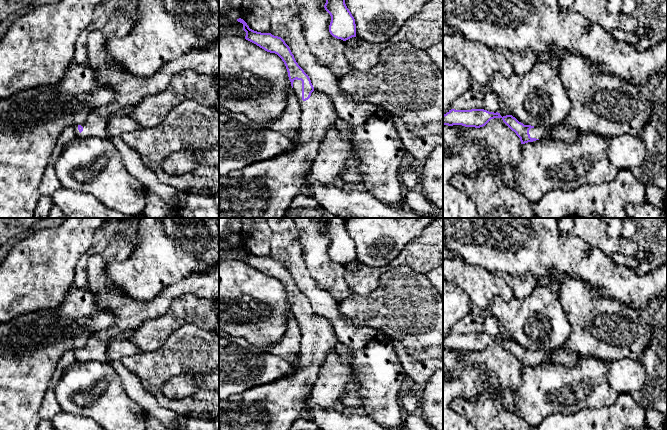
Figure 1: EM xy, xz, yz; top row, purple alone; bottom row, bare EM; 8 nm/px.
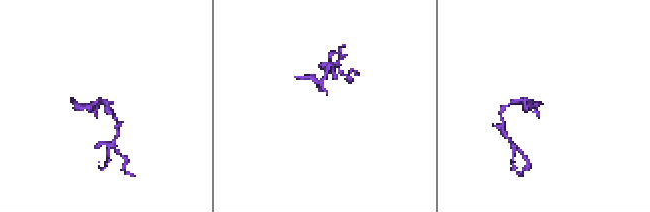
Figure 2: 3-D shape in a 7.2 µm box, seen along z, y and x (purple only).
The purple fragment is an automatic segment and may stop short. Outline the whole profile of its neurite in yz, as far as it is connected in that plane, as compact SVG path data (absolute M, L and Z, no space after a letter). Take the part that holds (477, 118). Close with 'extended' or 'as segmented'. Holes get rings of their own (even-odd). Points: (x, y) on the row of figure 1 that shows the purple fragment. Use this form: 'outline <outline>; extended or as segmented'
outline M451 109L443 115L443 125L462 125L465 127L480 128L494 118L501 118L503 122L520 138L521 144L544 138L547 132L552 129L551 126L534 127L531 125L524 125L512 115L502 117L498 112L489 112L484 109Z; extended

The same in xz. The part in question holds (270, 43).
outline M241 18L237 21L243 24L246 40L267 52L277 54L284 62L291 86L299 99L301 121L292 150L227 175L219 175L219 218L283 218L293 199L304 193L308 172L318 154L321 139L329 127L337 123L339 117L329 95L313 87L309 76L298 65L281 37L254 31Z; extended

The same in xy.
outline M118 10L103 27L88 34L86 65L93 70L100 84L113 89L115 100L91 111L85 123L74 126L74 130L81 139L95 136L111 140L120 152L127 170L144 185L147 192L156 194L177 211L185 206L188 194L160 182L134 149L120 137L113 137L108 133L107 126L111 115L123 112L126 107L134 106L150 95L162 92L175 74L186 69L215 77L219 73L219 41L206 49L185 53L166 63L150 77L140 77L129 73L106 53L106 44L110 40L128 35L132 28L130 20L131 17L125 10Z; extended

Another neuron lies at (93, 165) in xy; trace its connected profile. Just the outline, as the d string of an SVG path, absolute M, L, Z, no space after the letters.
M76 137L65 144L55 173L68 190L91 194L111 210L143 214L148 192L127 170L120 152L107 138Z

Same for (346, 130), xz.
M338 120L337 123L335 124L335 127L341 133L341 136L344 139L347 139L350 142L352 142L352 140L353 140L353 127L348 122L346 122L344 120Z

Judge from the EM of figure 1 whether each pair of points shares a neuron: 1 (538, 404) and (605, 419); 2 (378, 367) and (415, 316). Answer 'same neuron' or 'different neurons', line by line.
1: different neurons
2: different neurons

